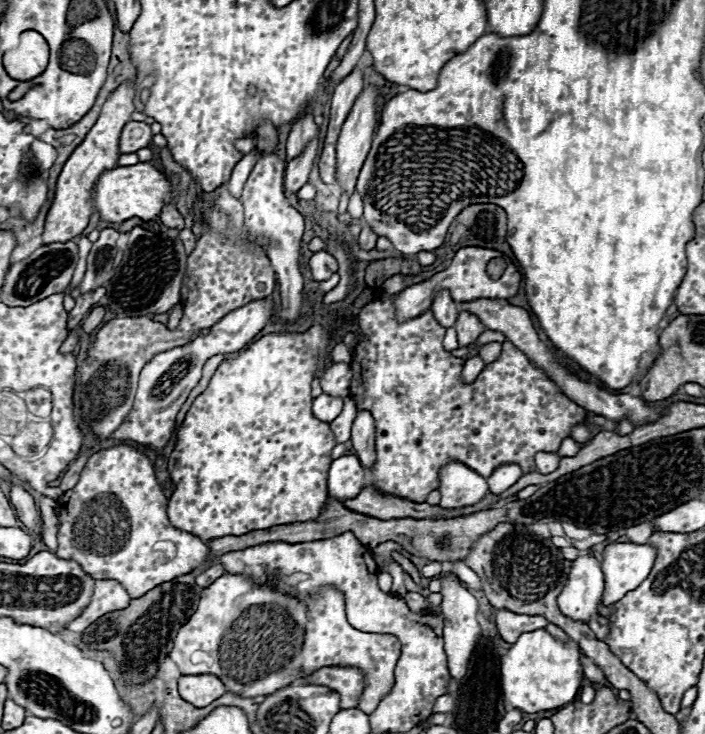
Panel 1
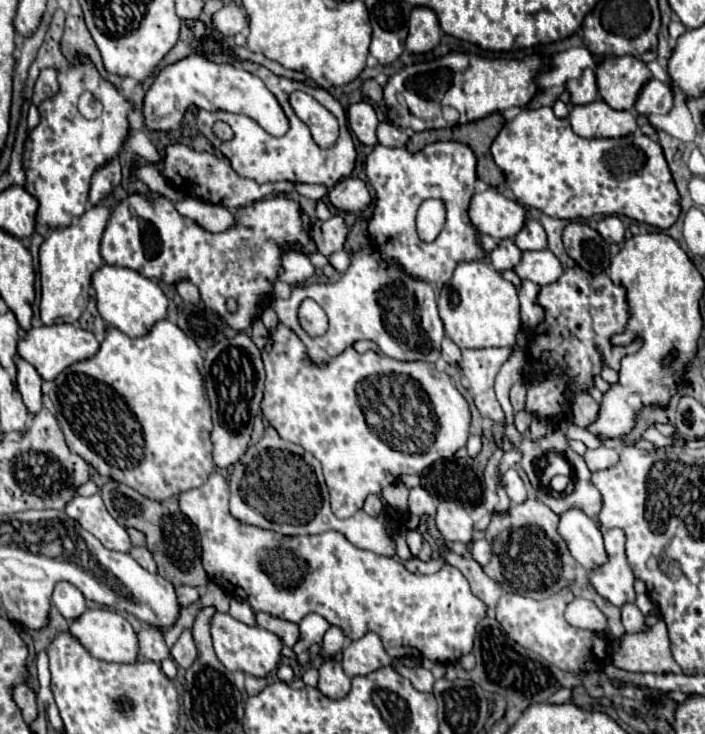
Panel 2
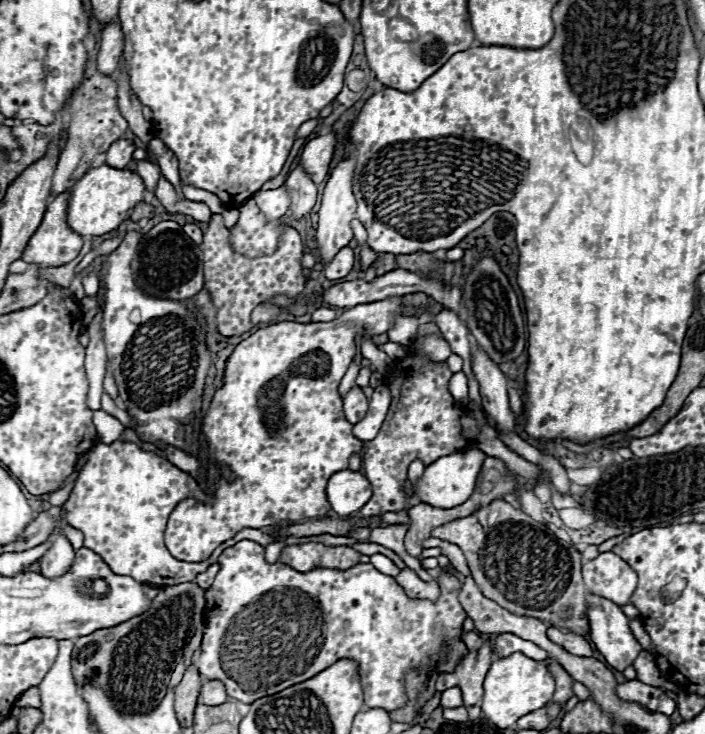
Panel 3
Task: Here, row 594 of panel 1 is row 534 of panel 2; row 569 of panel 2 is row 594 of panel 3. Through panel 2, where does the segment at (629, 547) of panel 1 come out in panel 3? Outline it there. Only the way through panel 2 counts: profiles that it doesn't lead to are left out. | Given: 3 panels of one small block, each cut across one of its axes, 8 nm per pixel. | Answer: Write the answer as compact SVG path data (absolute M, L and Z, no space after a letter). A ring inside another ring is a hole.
M602 552L598 558L582 564L582 578L592 594L600 594L618 606L628 604L638 582L636 572L614 552Z

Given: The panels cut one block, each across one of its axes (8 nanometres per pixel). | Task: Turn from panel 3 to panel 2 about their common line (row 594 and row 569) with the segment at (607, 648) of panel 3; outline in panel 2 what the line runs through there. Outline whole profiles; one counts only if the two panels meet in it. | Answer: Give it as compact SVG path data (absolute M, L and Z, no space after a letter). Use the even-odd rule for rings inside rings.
M568 510L560 516L558 534L566 542L570 554L590 572L606 564L608 554L604 550L602 532L598 526L582 512L582 510Z

